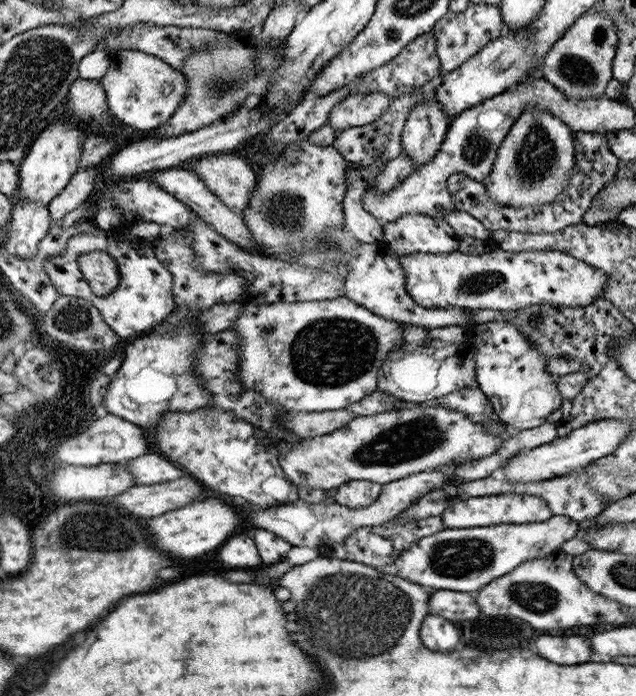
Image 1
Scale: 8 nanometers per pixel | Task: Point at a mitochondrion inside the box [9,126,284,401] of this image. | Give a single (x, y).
(73, 317)

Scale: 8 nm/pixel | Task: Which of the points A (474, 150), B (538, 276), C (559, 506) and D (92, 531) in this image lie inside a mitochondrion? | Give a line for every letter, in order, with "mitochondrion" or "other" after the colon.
A: mitochondrion
B: other
C: other
D: mitochondrion

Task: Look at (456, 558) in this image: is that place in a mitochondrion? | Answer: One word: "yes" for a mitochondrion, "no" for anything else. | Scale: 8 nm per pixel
yes

